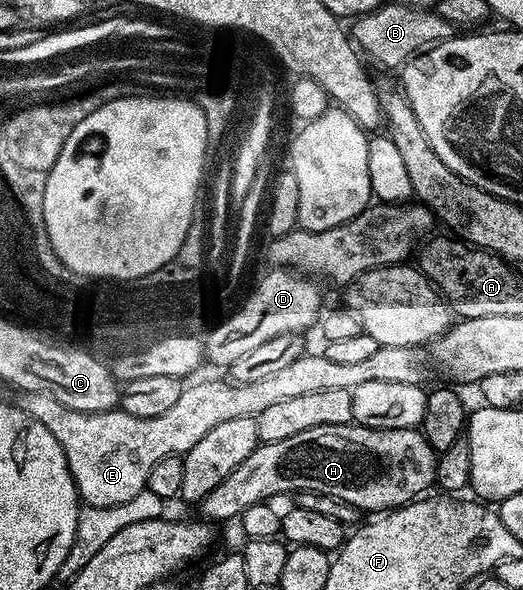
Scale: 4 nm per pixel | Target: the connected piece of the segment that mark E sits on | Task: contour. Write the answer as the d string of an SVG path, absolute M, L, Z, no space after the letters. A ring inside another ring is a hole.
M381 344L374 354L366 360L356 363L338 363L330 361L325 354L311 356L305 354L297 358L297 362L289 362L282 370L260 378L258 382L236 384L223 380L203 380L200 384L188 383L183 389L181 398L177 398L175 405L165 414L157 414L157 418L137 418L133 414L122 410L110 412L78 412L67 408L57 398L40 392L20 391L18 411L27 413L30 419L41 422L45 430L53 438L57 438L59 450L67 459L67 470L73 478L75 489L79 491L80 501L88 508L104 508L105 506L121 506L121 502L129 502L136 494L141 494L147 487L149 473L153 466L161 462L166 456L178 456L188 452L200 438L205 438L213 426L220 422L230 422L232 418L258 417L261 410L273 406L277 402L286 402L288 398L298 398L300 394L317 394L321 390L354 390L365 382L409 382L422 385L427 376L427 368L423 365L423 356L418 347L385 346Z

